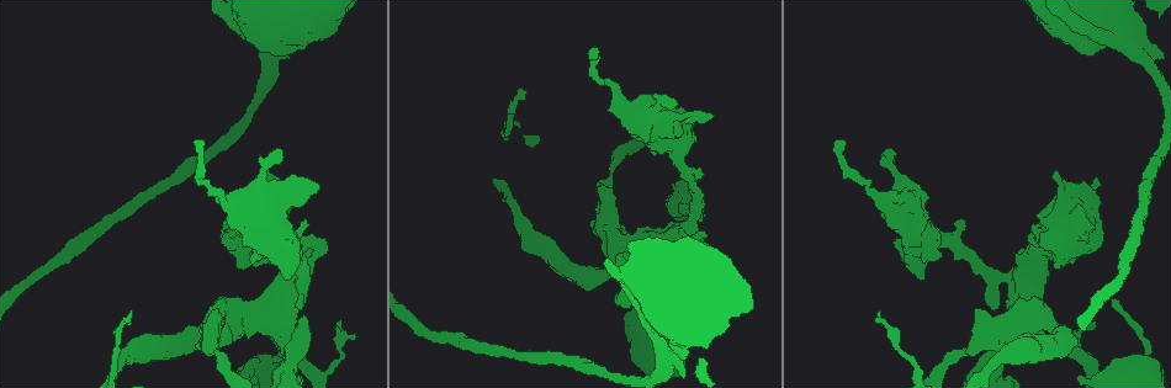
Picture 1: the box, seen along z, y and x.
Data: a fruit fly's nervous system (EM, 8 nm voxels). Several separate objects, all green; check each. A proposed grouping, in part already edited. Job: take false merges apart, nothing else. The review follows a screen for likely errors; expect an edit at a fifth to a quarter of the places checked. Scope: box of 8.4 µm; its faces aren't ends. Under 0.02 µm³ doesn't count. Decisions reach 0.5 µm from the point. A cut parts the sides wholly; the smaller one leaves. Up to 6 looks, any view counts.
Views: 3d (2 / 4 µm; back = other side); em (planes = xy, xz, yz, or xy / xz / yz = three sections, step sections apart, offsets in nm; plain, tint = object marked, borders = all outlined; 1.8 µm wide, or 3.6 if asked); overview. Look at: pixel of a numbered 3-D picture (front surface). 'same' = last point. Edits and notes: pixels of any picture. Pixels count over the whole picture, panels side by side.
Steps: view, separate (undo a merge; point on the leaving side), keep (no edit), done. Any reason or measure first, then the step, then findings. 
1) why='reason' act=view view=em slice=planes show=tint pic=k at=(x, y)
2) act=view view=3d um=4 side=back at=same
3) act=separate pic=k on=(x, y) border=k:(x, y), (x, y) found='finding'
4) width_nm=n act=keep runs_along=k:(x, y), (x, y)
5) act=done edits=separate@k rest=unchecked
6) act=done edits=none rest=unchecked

act=view view=em slice=planes show=borders pic=1 at=(212, 332)

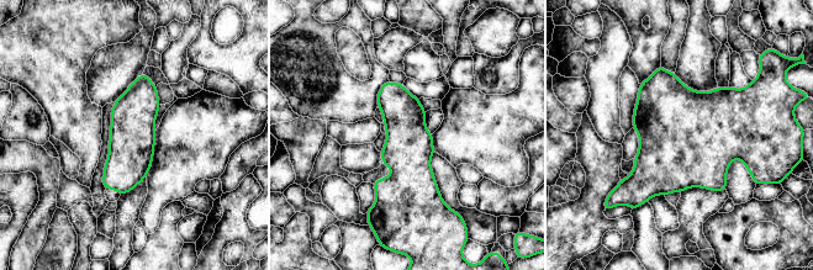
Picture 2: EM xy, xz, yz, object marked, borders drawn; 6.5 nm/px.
act=keep found='all the same neuron'

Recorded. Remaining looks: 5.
why='three arms meet' act=view view=3d um=4 pic=1 at=(288, 361)

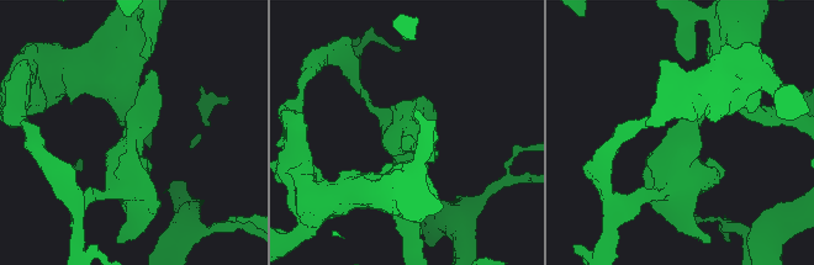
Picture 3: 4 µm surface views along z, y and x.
arms=3 arm_widths_nm=200,340,500 why='shape alone is not enough' act=view view=em slice=xz step=16 show=tint pic=3 at=(409, 136)

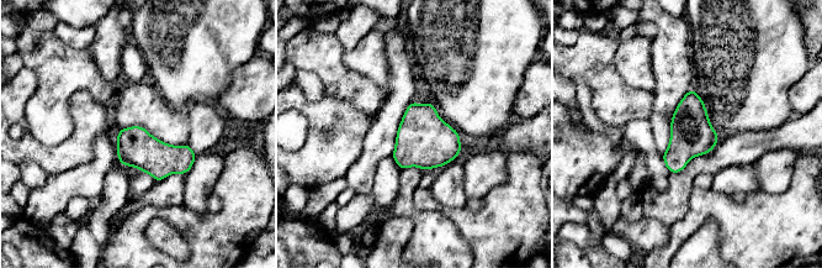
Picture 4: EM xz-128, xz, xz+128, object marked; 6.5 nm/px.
act=keep found='all the same neuron'

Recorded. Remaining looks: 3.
why='touches itself' act=view view=em um=3.6 slice=planes show=plain pic=1 at=(1130, 37)

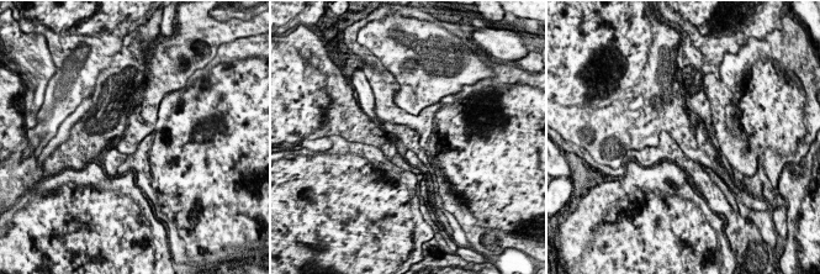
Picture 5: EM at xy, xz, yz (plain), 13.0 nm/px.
act=view view=em um=3.6 slice=planes show=tint at=same

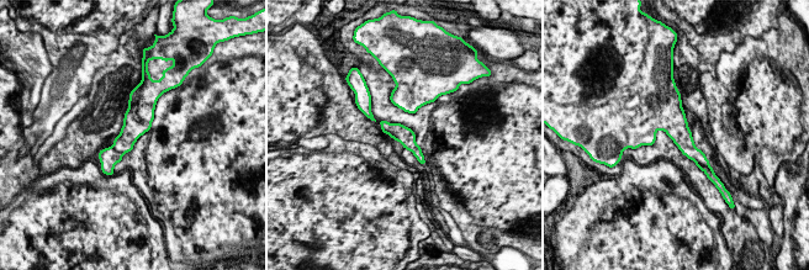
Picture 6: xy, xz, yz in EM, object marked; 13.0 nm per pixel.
width_nm=240 act=separate pic=6 on=(712, 176) border=6:(694, 160), (709, 169) found='a second neuron is stuck on'

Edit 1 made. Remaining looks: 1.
act=done edits=separate@6 rest=unchecked

